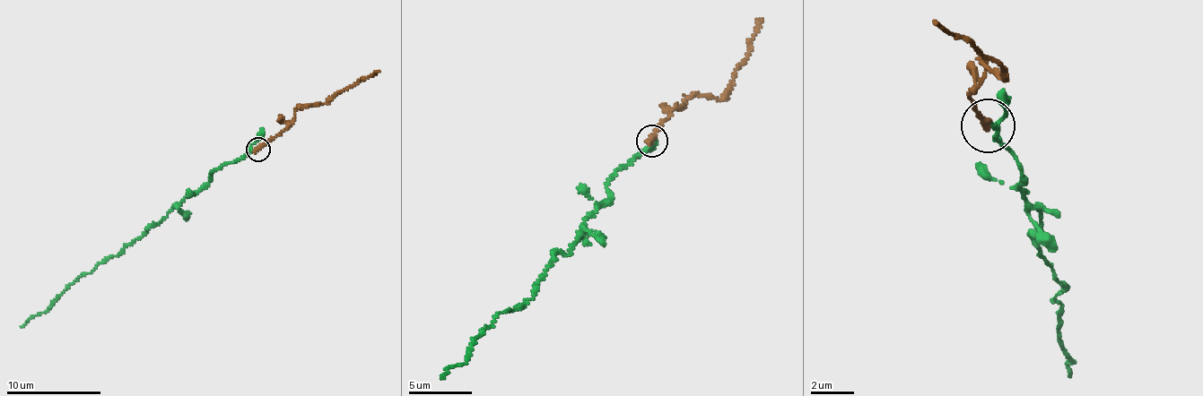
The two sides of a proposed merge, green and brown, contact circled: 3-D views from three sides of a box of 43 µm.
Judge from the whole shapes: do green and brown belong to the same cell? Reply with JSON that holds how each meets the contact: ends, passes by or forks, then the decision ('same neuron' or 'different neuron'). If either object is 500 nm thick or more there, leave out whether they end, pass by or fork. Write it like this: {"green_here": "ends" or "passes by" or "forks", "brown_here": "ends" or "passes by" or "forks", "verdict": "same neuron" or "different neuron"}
{"green_here": "passes by", "brown_here": "ends", "verdict": "same neuron"}

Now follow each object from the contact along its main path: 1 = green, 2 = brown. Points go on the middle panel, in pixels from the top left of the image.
1: (650, 142), (620, 165), (610, 198), (553, 255), (530, 299), (496, 313), (440, 378)
2: (650, 140), (673, 108), (684, 108), (689, 96), (710, 94), (720, 100), (762, 19)

